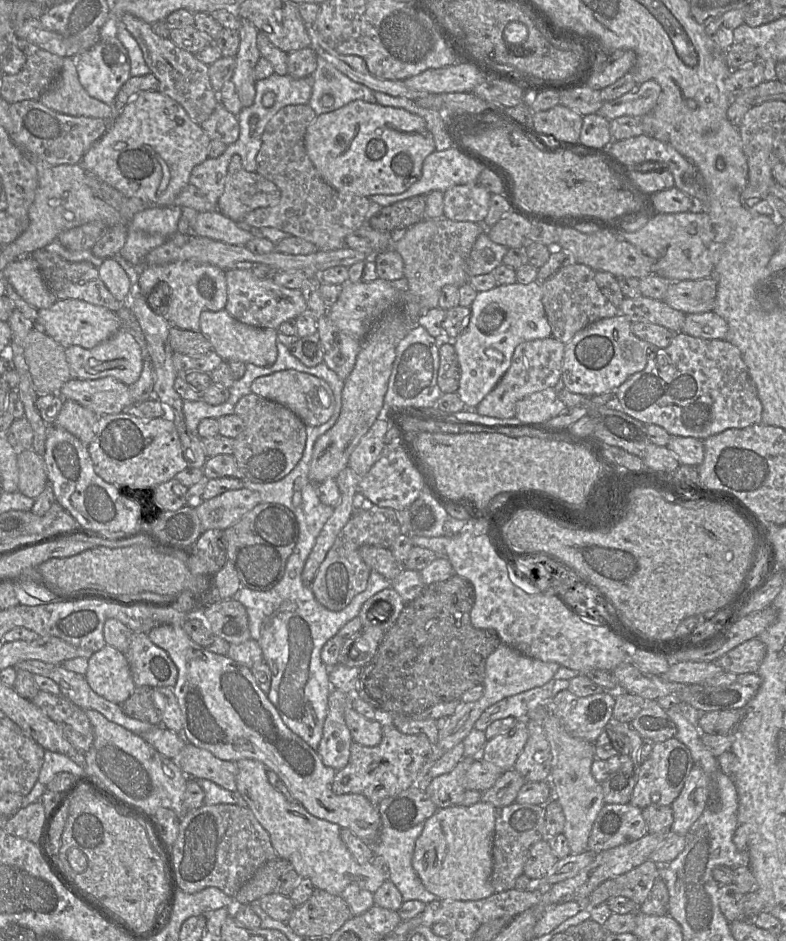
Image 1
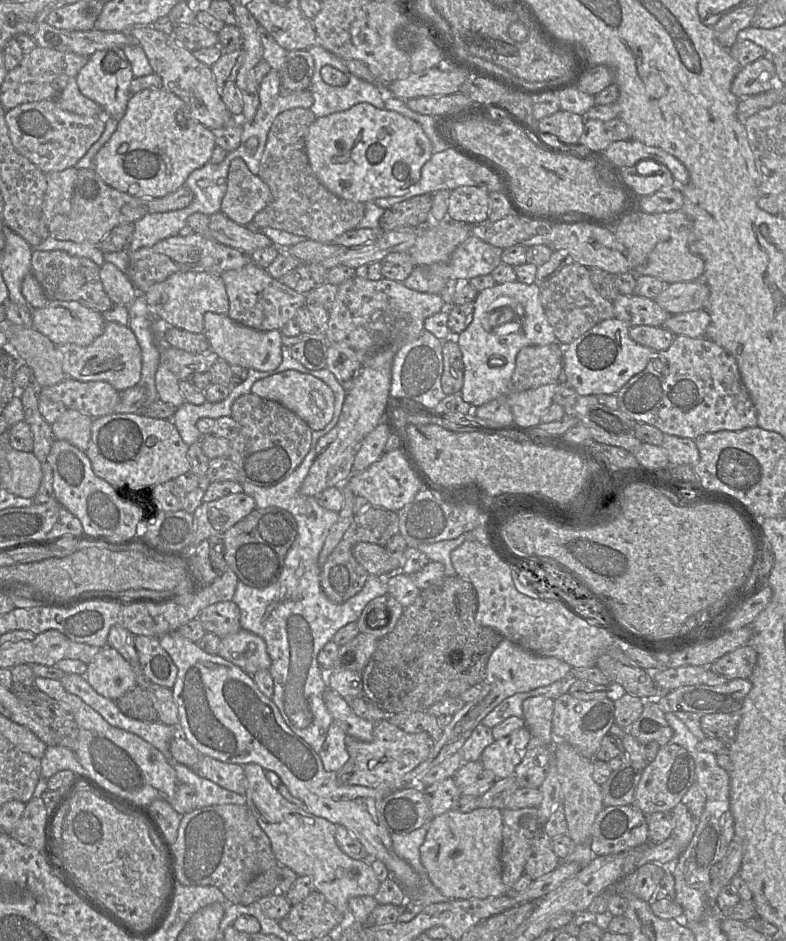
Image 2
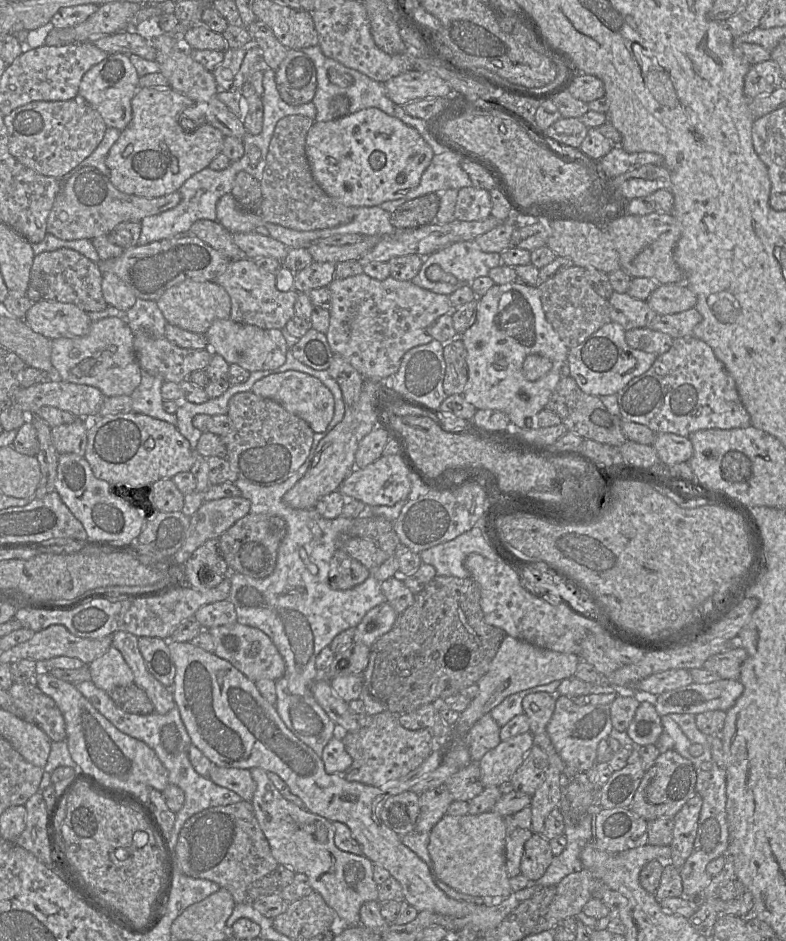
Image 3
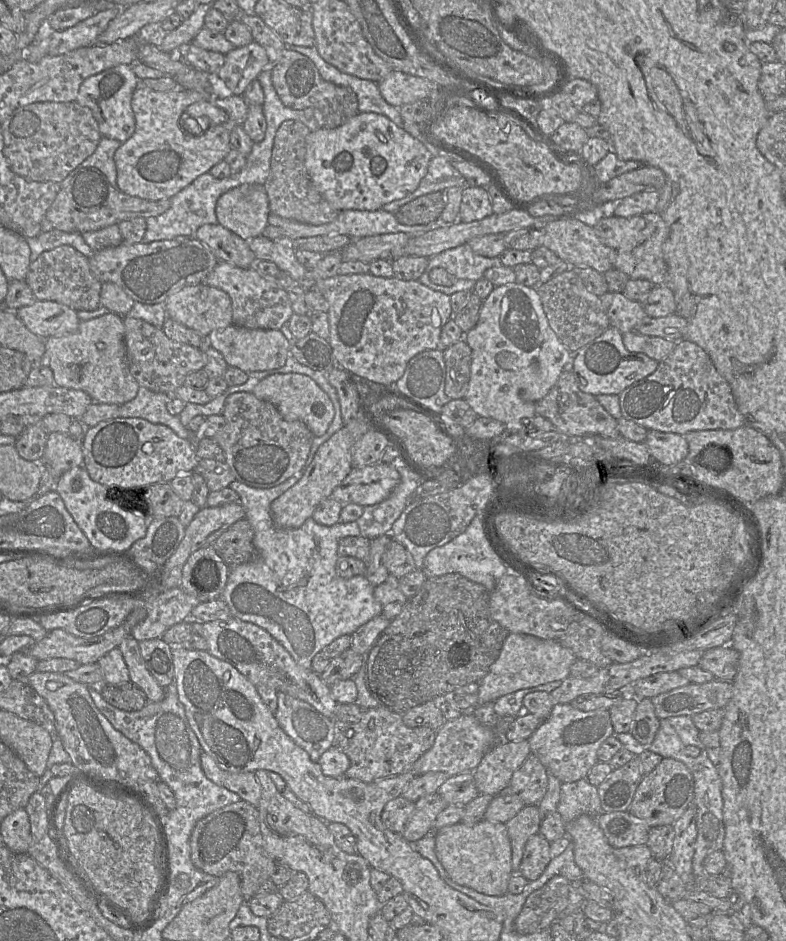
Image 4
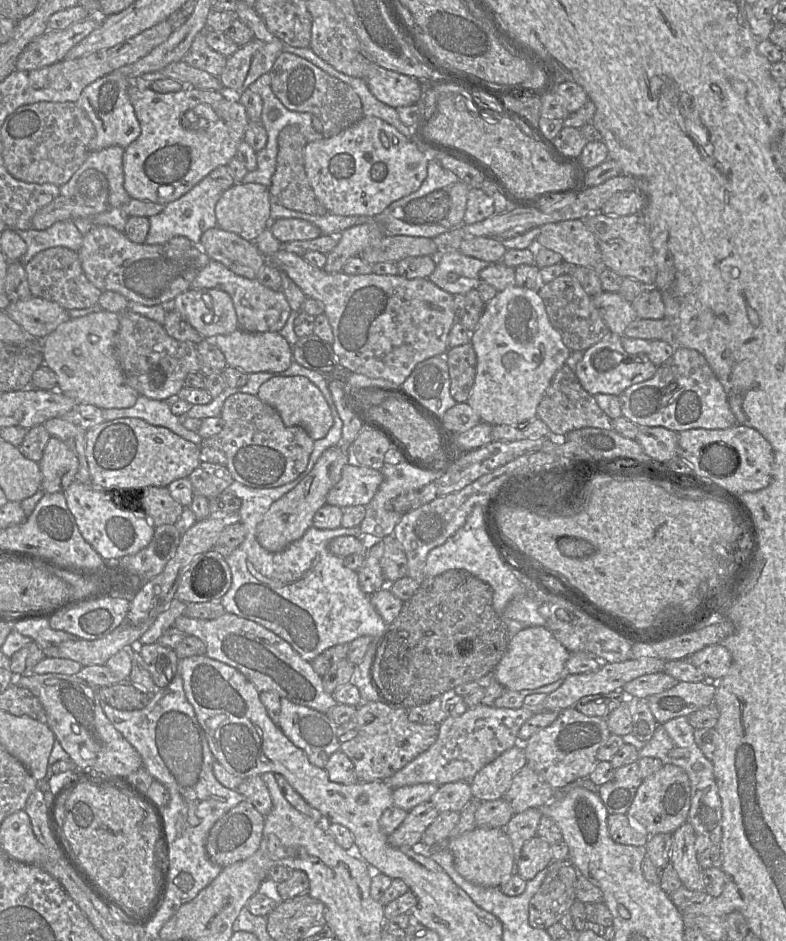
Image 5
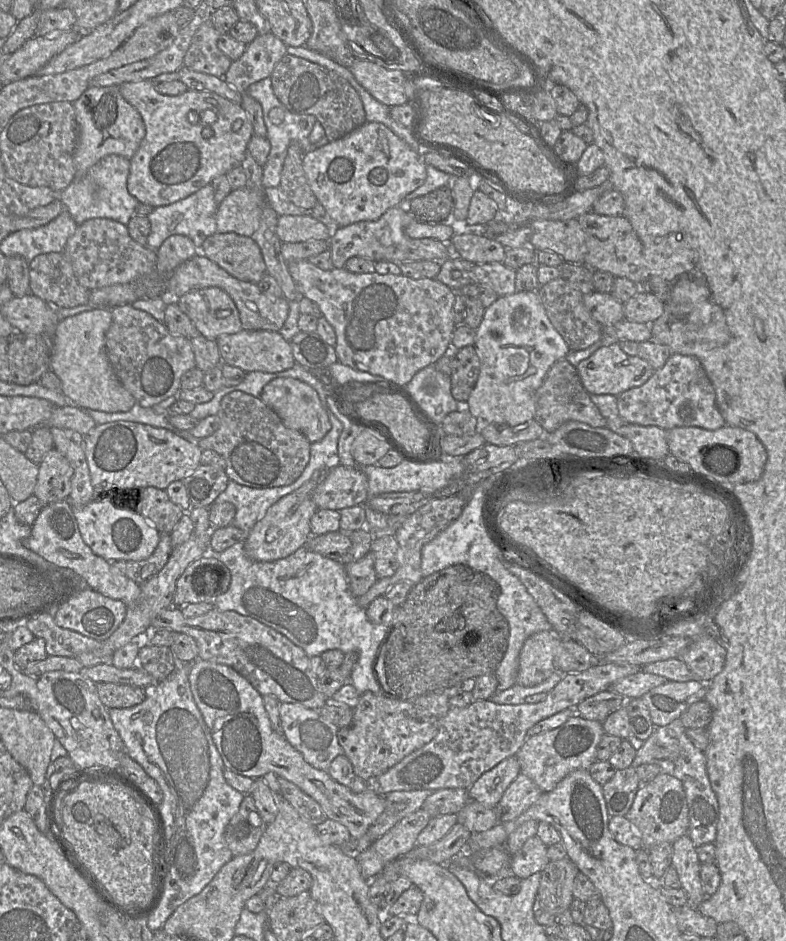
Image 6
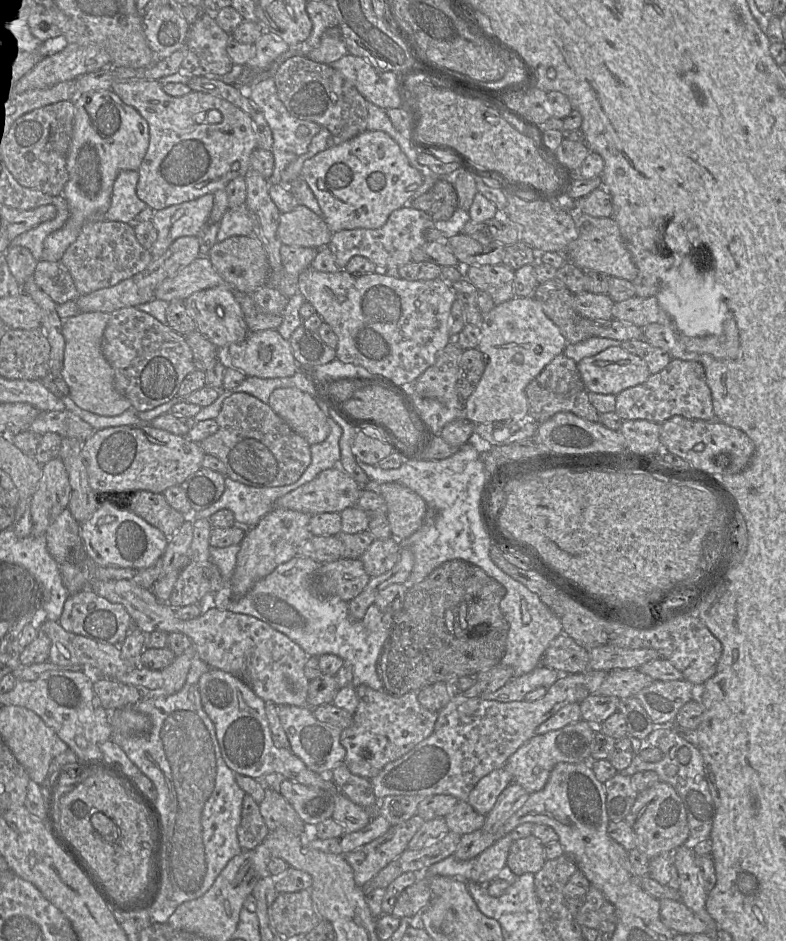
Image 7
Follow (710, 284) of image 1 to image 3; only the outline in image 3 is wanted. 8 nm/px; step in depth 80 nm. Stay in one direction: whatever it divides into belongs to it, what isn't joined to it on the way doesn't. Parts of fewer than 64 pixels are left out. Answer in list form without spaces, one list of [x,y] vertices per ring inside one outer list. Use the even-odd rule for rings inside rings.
[[[685,284],[658,285],[646,300],[657,315],[671,315],[694,308],[697,297]]]

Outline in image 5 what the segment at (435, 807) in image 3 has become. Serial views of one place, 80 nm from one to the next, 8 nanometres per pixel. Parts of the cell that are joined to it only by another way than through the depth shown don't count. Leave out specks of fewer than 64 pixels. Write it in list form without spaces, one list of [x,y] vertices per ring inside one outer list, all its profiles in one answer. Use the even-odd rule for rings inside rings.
[[[431,801],[423,802],[408,812],[400,826],[388,835],[393,847],[410,847],[421,842],[425,830],[436,819],[439,812]]]

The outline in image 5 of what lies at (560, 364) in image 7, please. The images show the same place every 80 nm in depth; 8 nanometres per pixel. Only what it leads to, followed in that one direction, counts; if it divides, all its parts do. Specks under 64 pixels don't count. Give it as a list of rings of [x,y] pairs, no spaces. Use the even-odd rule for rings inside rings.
[[[564,364],[553,376],[537,406],[539,417],[550,429],[552,436],[565,437],[567,433],[582,428],[613,429],[612,419],[599,407],[594,396],[580,384],[575,372]]]

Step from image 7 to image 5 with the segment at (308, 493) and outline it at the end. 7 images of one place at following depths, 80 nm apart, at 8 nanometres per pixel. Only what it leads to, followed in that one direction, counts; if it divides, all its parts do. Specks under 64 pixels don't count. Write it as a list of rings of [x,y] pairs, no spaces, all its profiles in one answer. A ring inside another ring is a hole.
[[[350,461],[344,466],[340,480],[329,491],[326,504],[340,508],[366,506],[382,481],[379,468],[359,466]]]

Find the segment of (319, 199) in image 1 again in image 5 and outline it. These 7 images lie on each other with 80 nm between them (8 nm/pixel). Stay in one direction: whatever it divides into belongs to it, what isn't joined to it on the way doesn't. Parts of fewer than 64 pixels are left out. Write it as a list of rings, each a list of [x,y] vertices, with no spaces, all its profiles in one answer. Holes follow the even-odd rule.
[[[288,125],[281,130],[278,136],[276,169],[269,192],[278,204],[287,209],[311,215],[325,215],[328,212],[317,199],[304,168],[304,149],[307,143],[297,125]]]

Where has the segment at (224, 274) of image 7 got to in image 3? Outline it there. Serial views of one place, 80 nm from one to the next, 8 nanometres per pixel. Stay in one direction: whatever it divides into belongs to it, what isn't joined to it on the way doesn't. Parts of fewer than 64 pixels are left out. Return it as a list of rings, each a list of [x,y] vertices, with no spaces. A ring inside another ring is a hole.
[[[200,219],[195,221],[190,234],[196,236],[231,260],[243,257],[241,250],[233,241],[232,233],[217,220]]]

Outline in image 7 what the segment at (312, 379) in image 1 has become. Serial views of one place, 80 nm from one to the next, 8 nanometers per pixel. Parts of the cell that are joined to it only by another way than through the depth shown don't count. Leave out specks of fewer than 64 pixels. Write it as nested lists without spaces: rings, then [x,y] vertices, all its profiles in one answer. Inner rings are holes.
[[[295,387],[275,389],[267,404],[310,445],[321,443],[330,432],[326,417],[315,398]]]

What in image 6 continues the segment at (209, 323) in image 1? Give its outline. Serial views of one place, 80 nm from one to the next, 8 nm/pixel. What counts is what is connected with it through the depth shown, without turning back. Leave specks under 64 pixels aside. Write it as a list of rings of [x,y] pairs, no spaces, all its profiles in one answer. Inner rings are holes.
[[[244,330],[229,335],[220,335],[215,340],[220,351],[222,363],[238,367],[244,372],[276,373],[293,367],[296,363],[290,342],[278,332],[266,330]]]

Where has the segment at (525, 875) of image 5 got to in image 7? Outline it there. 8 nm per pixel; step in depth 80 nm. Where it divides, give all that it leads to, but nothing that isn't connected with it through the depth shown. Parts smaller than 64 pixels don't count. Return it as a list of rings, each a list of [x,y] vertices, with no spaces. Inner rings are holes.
[[[533,835],[513,841],[506,862],[508,875],[518,877],[525,873],[537,873],[547,860],[544,847]]]

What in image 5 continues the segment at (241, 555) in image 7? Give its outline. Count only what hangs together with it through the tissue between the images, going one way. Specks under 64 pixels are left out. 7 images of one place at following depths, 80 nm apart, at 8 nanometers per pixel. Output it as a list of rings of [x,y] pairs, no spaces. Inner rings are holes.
[[[338,445],[325,450],[309,474],[292,490],[271,504],[257,526],[258,543],[269,552],[279,552],[299,540],[312,526],[315,513],[326,504],[329,491],[340,480],[342,470],[348,463],[349,450],[343,451]]]

